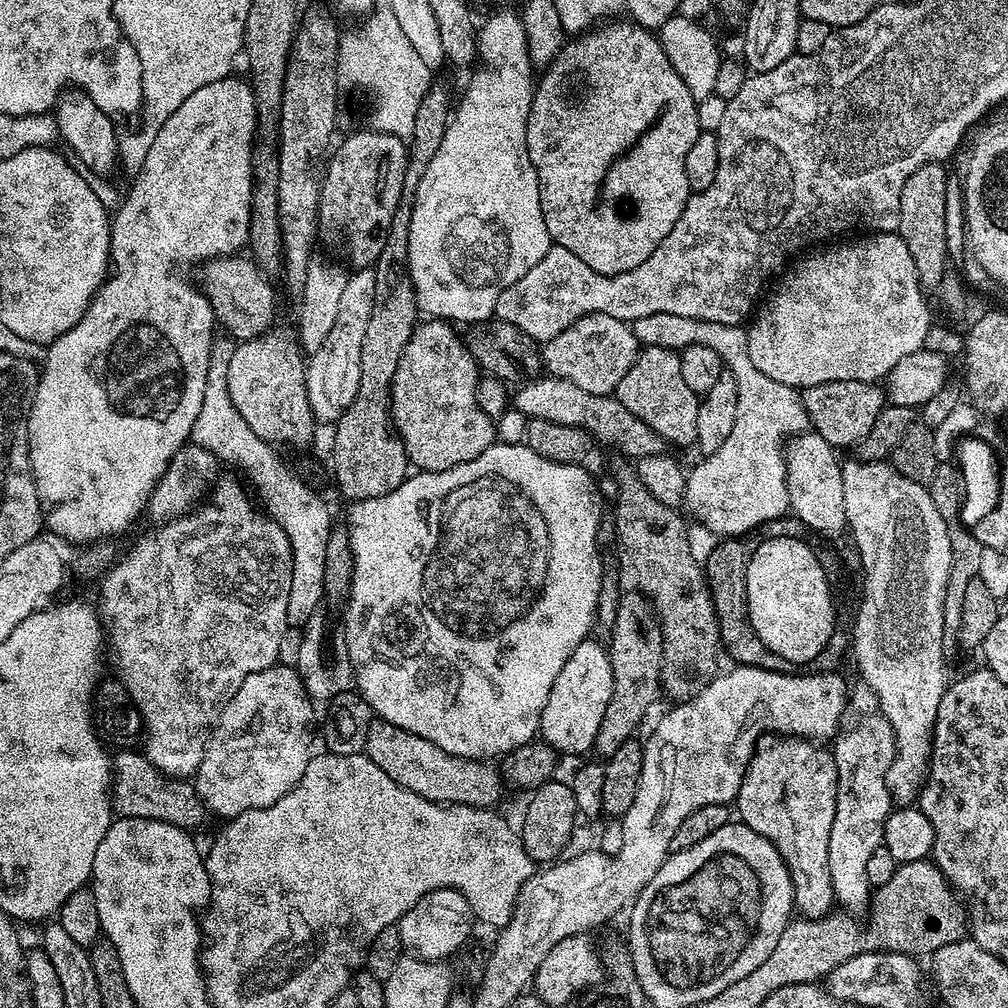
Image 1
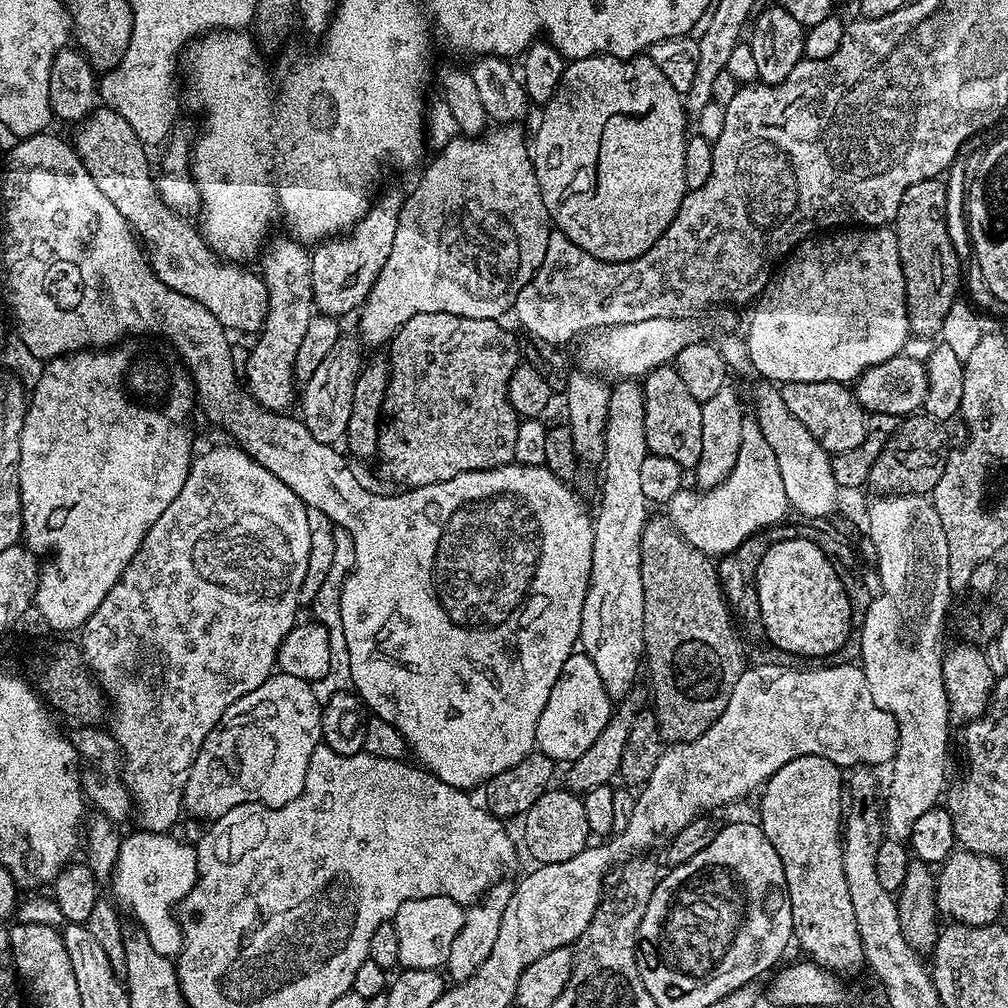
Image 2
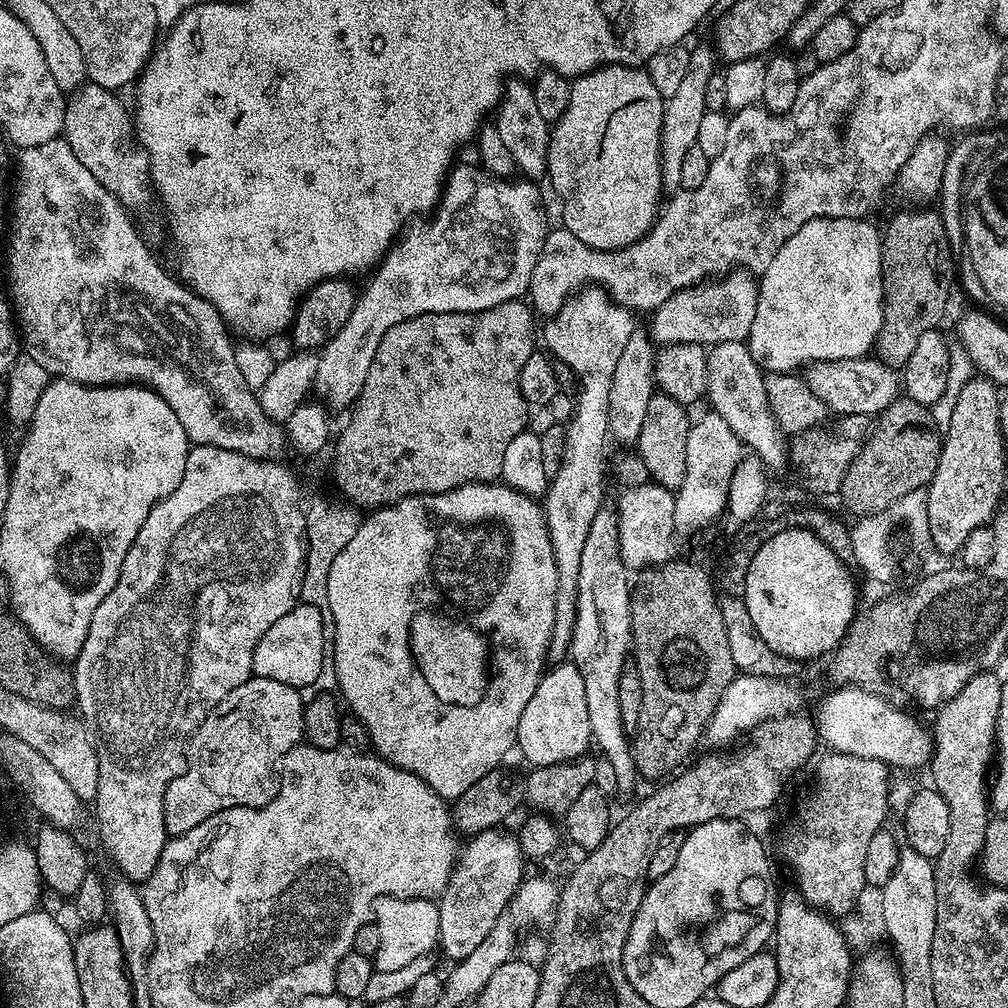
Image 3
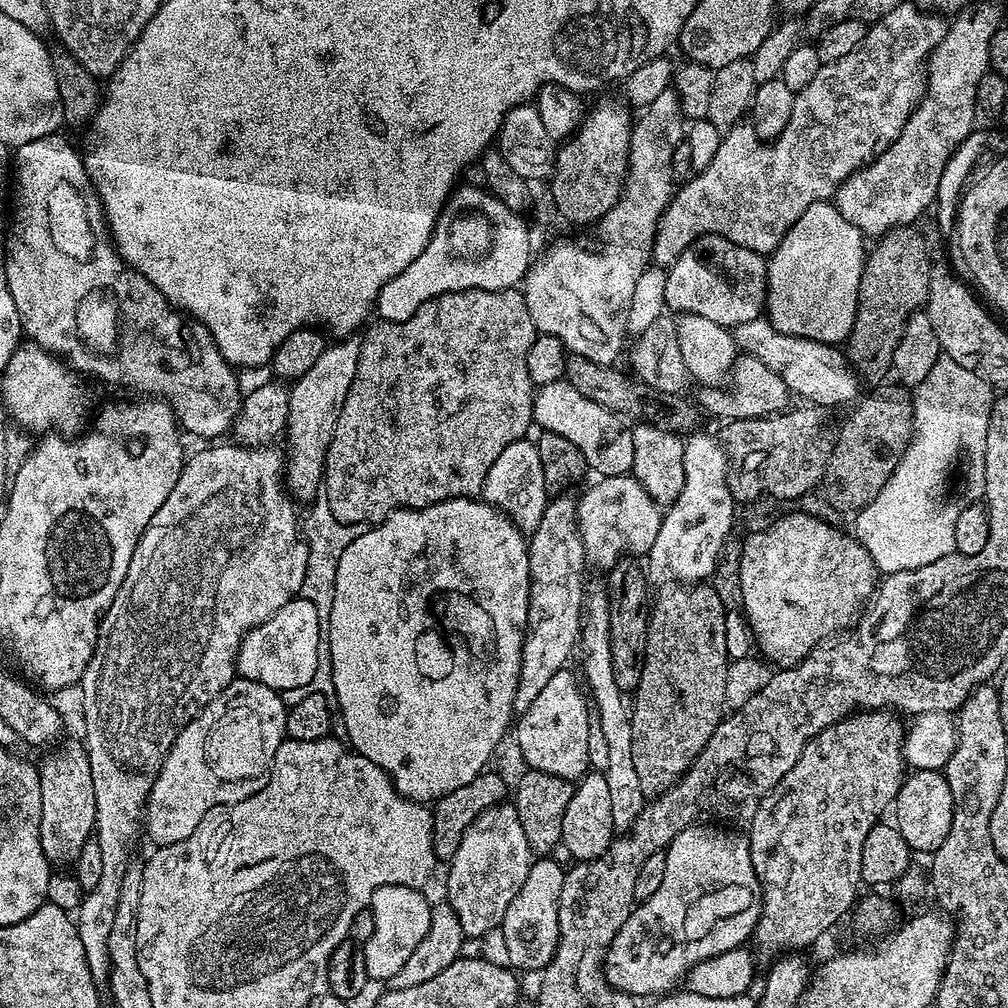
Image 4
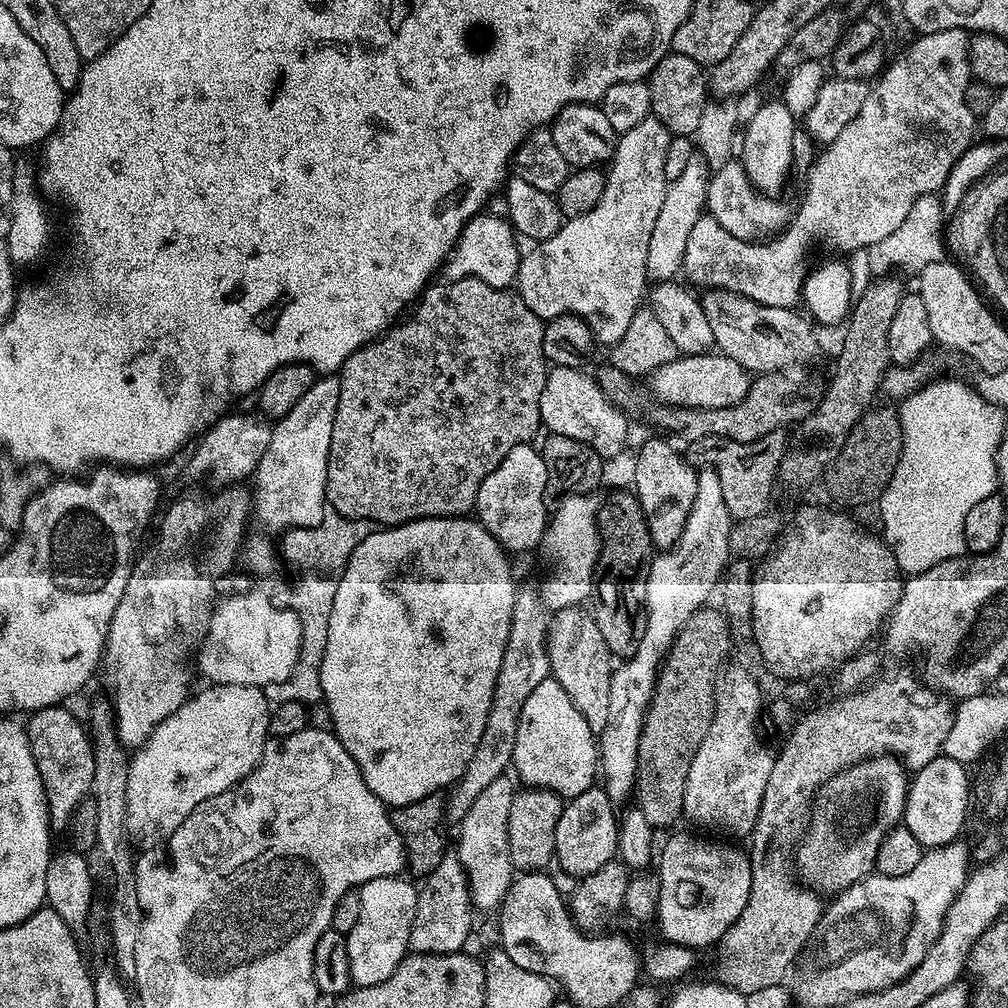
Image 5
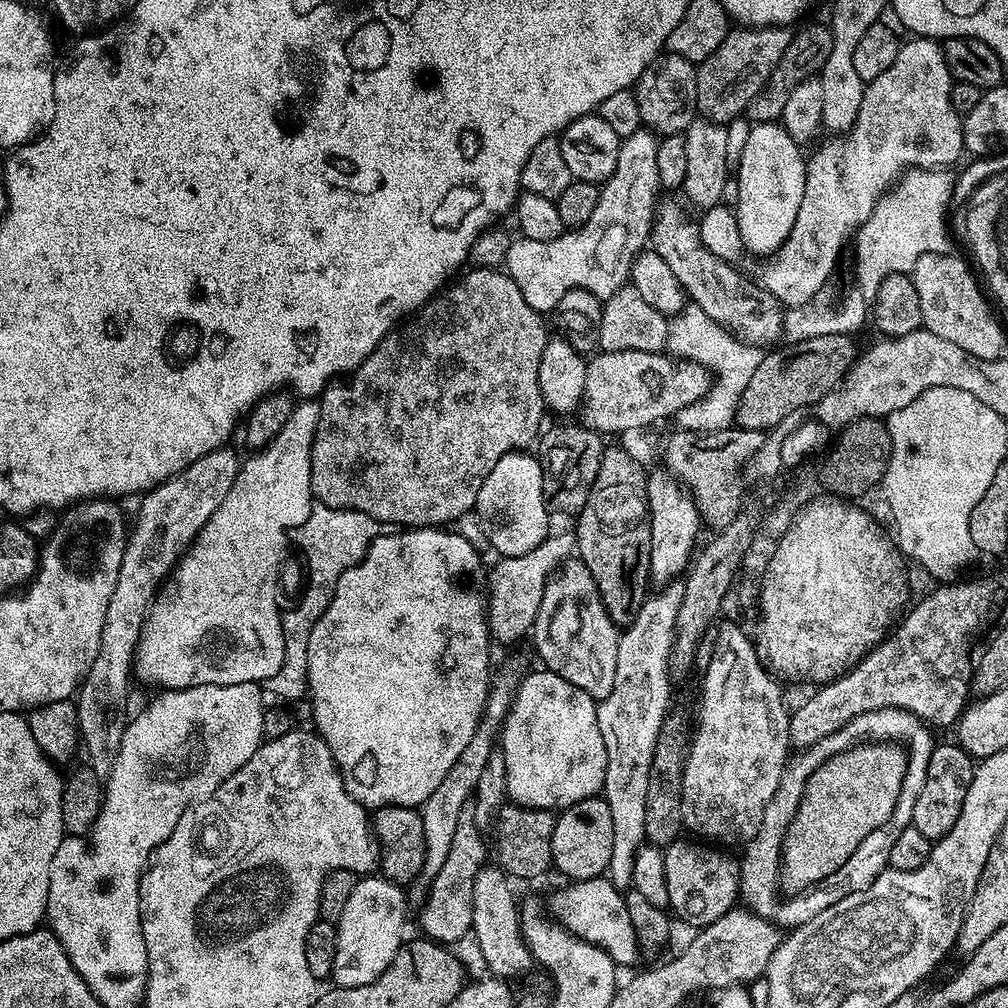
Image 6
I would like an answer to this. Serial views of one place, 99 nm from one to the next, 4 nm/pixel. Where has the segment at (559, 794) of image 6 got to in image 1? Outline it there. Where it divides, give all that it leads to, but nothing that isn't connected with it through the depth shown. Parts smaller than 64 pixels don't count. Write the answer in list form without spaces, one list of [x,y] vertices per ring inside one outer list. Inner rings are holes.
[[[595,638],[581,642],[566,658],[566,666],[554,678],[554,686],[550,690],[550,698],[546,698],[546,706],[540,715],[540,731],[543,743],[564,754],[571,748],[578,752],[593,751],[598,730],[602,726],[602,714],[606,714],[606,706],[610,702],[610,694],[614,686],[612,663],[608,657],[608,649]]]

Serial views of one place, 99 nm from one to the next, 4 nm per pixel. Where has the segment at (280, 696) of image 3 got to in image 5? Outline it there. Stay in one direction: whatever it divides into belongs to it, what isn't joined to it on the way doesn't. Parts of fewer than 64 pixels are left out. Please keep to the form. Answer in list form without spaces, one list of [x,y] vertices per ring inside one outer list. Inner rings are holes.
[[[212,684],[200,693],[189,695],[188,700],[170,718],[158,724],[145,744],[135,749],[128,765],[126,782],[126,806],[128,827],[141,828],[148,836],[157,836],[157,841],[167,840],[189,814],[202,802],[213,800],[218,794],[233,788],[239,780],[245,780],[259,764],[268,735],[270,703],[262,688]]]

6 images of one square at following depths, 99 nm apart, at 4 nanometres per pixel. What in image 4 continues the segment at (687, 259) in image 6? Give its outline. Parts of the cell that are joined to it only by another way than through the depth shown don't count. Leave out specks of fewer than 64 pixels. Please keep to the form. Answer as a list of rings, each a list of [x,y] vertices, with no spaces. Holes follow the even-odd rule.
[[[766,318],[740,325],[735,329],[734,335],[737,345],[747,355],[758,358],[766,366],[770,366],[770,370],[774,370],[786,382],[793,395],[802,396],[806,399],[803,401],[811,405],[831,408],[830,406],[853,403],[859,397],[861,381],[852,365],[848,363],[847,355],[839,347],[777,332]]]

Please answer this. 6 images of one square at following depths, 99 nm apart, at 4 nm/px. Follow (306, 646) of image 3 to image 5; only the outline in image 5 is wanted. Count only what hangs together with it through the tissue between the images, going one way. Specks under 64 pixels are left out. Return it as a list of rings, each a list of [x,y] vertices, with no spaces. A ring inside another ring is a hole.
[[[261,590],[240,592],[222,600],[212,610],[212,641],[208,648],[206,644],[198,652],[200,668],[209,676],[209,681],[262,689],[268,683],[286,682],[294,674],[303,642],[298,616],[290,610],[277,610]]]

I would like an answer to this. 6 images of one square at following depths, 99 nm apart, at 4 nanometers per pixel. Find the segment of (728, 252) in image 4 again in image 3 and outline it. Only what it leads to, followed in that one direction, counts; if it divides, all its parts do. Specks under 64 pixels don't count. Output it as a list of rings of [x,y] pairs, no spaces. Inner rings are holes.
[[[732,275],[727,278],[713,279],[716,280],[713,284],[704,282],[699,286],[684,287],[673,293],[663,306],[651,313],[652,340],[660,346],[666,344],[713,346],[720,343],[747,341],[752,319],[756,313],[758,284],[751,275]],[[728,278],[729,280],[724,280]]]

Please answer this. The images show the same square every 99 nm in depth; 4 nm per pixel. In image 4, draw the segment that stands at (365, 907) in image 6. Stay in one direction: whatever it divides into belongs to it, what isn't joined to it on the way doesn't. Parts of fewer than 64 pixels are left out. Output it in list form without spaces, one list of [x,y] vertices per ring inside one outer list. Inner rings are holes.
[[[382,886],[374,890],[370,905],[374,914],[374,932],[362,946],[369,981],[390,982],[394,974],[406,966],[406,958],[414,954],[414,946],[426,938],[426,930],[430,930],[433,905],[428,904],[424,894],[419,888],[406,886]]]

